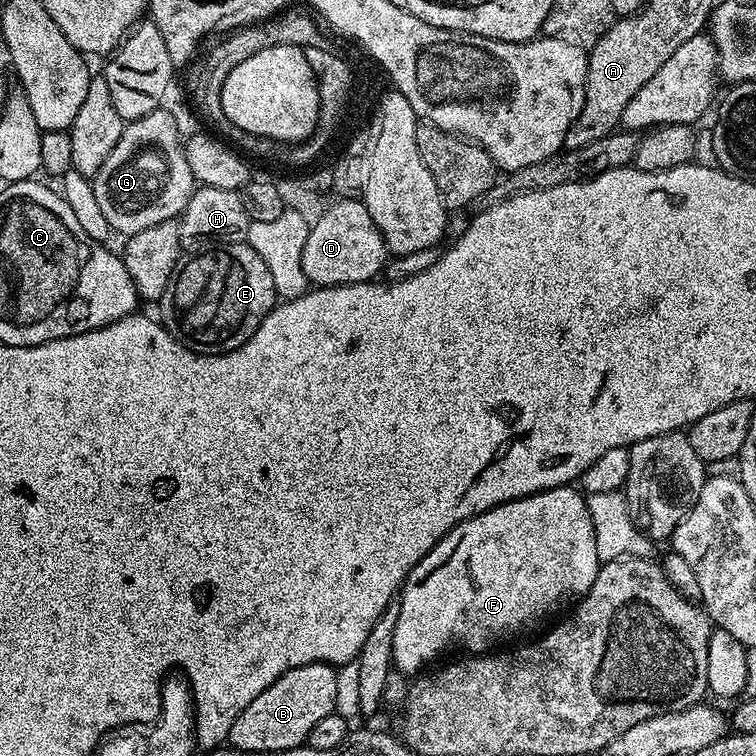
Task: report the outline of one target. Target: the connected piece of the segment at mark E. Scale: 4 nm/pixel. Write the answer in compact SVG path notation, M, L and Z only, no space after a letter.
M245 242L210 244L181 251L170 274L170 282L166 282L162 298L158 301L158 319L175 340L181 340L187 348L192 348L195 352L205 352L207 356L213 356L245 344L254 334L254 330L258 330L262 318L266 318L266 314L277 303L273 275L256 250Z

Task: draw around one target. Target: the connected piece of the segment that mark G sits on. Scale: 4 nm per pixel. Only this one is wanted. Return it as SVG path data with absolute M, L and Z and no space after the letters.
M157 110L124 125L118 146L110 150L110 158L102 162L102 170L91 177L94 195L106 222L125 237L138 230L158 226L158 222L176 220L184 211L194 191L190 162L186 162L185 141L180 140L176 120L165 110Z

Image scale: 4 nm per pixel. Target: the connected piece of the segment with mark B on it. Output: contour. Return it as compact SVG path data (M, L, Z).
M307 664L292 668L266 686L230 726L227 743L238 750L290 750L307 741L310 730L326 714L336 710L336 668L330 664Z

